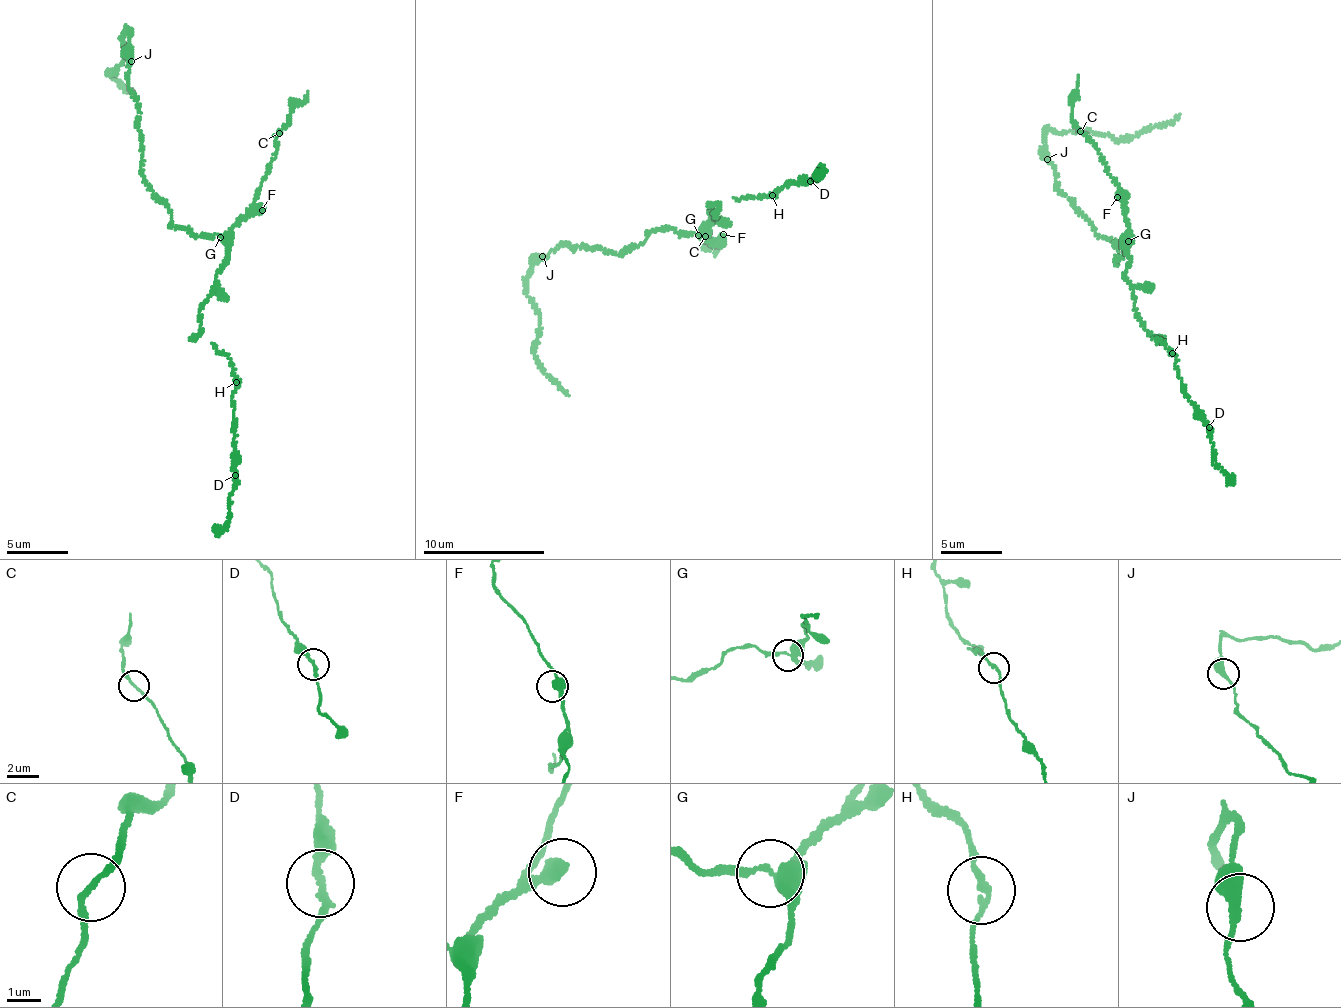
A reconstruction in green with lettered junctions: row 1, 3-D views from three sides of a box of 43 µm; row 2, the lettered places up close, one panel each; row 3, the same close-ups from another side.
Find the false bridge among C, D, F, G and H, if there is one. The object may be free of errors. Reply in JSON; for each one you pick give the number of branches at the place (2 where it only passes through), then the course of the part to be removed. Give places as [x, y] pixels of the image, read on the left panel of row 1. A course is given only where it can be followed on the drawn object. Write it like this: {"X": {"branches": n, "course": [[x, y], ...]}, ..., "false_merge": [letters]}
{"G": {"branches": 3, "course": [[219, 236], [171, 226], [171, 210], [150, 190], [128, 87], [128, 33], [125, 56], [108, 75], [134, 91]]}, "false_merge": ["G"]}

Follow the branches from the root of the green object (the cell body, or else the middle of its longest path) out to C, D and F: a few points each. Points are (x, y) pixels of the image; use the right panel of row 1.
C: (1118, 260), (1128, 248), (1125, 242), (1130, 235), (1125, 200), (1101, 154), (1081, 132)
D: (1118, 260), (1128, 248), (1126, 240), (1126, 278), (1138, 320), (1176, 357), (1182, 391), (1208, 426)
F: (1118, 260), (1128, 248), (1125, 242), (1131, 231), (1117, 197)

